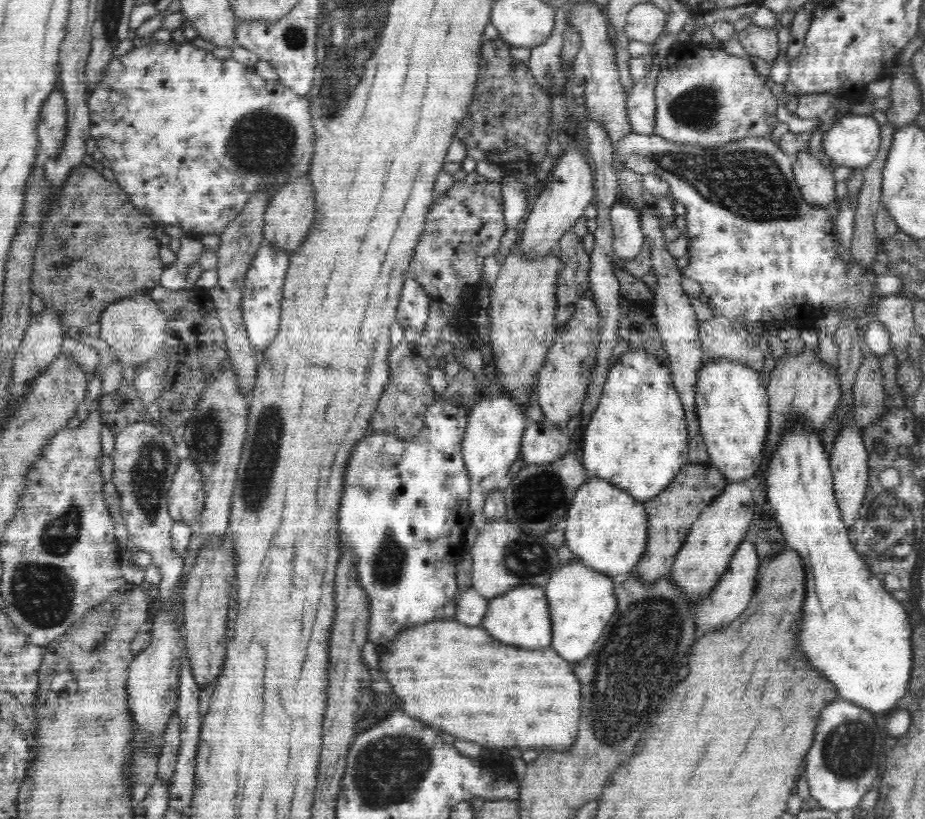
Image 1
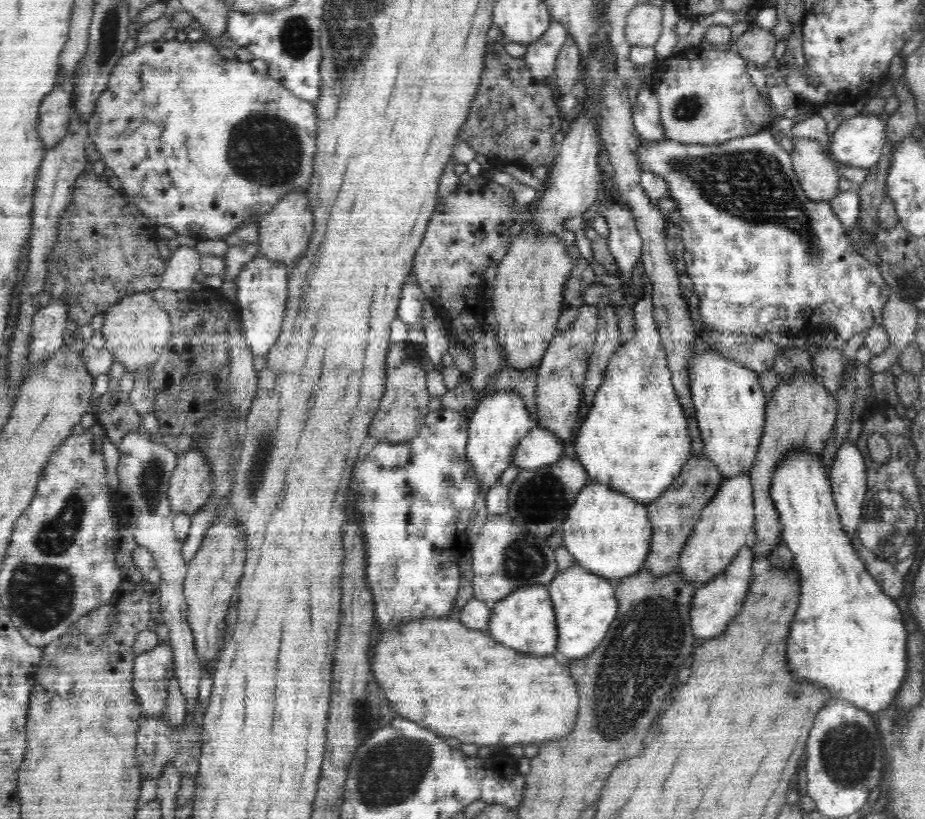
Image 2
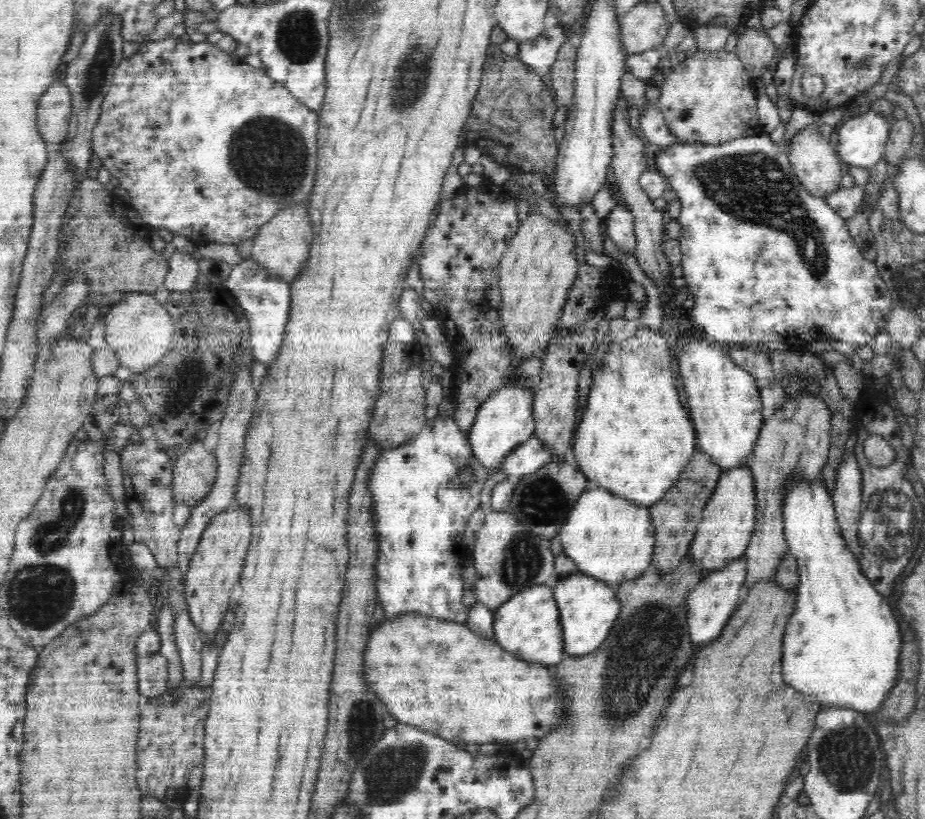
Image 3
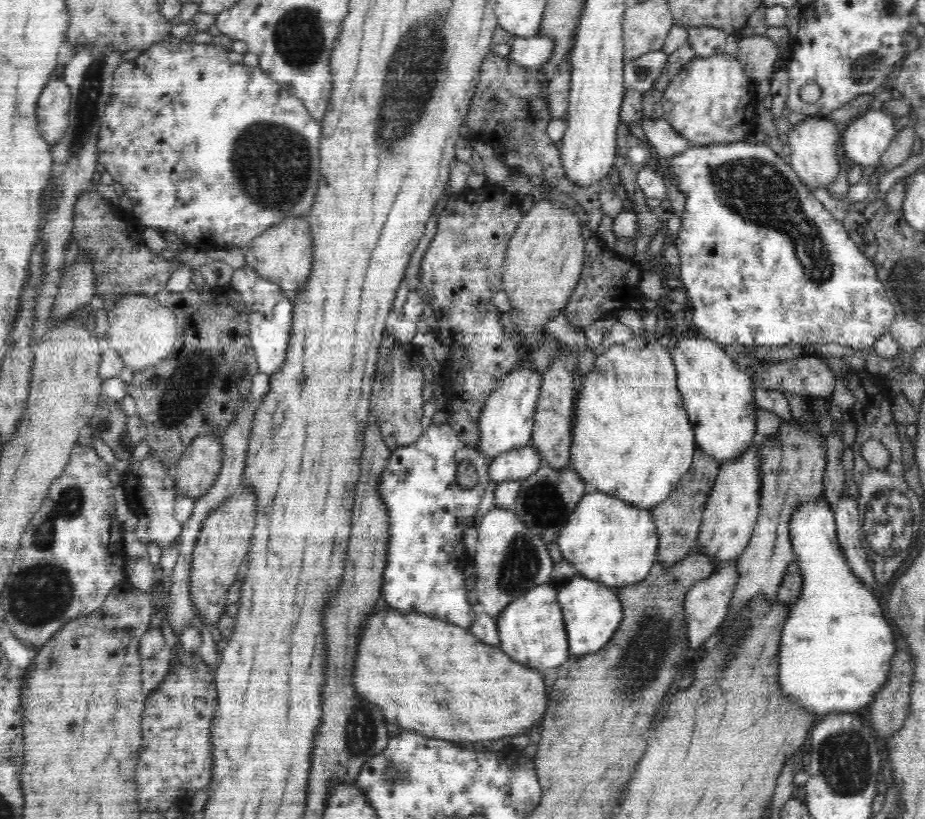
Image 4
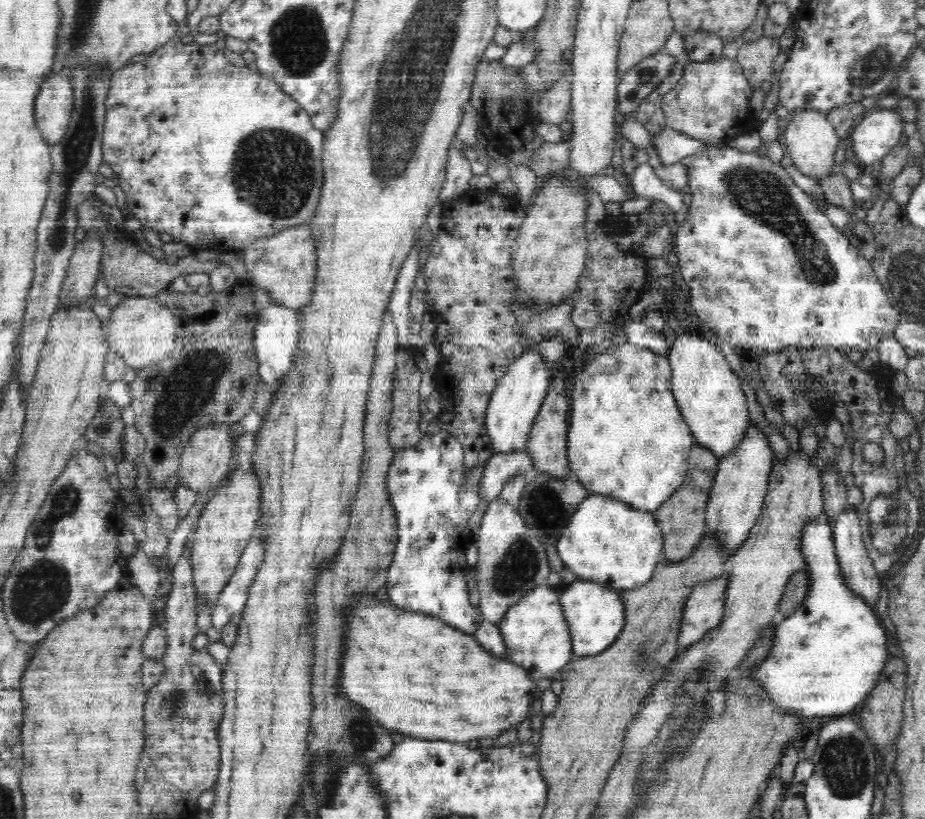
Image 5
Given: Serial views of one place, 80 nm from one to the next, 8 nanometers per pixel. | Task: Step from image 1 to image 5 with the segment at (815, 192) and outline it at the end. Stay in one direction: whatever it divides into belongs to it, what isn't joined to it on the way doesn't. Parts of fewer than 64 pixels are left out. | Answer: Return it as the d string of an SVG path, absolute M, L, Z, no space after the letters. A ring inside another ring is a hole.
M798 111L790 113L783 123L784 149L787 159L792 160L800 173L810 177L816 182L832 175L834 163L842 151L842 141L837 135L834 125L828 120L827 115L818 111Z

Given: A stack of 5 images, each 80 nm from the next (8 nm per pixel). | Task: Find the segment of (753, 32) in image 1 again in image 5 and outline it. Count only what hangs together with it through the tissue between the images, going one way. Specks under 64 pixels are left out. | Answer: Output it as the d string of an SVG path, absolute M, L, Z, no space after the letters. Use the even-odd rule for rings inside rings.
M762 36L754 42L739 43L735 59L742 65L743 73L753 90L761 87L765 80L771 78L772 60L778 56L779 52L779 39L774 37Z

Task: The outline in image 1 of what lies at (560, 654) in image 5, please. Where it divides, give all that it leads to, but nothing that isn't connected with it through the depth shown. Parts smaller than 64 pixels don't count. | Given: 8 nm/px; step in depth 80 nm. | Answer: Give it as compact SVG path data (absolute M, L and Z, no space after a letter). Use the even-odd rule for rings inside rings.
M516 586L490 599L482 620L482 628L502 644L526 650L552 647L550 607L546 600L545 586Z

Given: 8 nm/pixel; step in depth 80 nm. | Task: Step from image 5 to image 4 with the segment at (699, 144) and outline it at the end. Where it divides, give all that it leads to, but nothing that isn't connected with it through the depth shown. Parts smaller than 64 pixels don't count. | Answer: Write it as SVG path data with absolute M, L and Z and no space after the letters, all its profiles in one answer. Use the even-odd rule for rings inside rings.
M663 118L656 120L642 119L643 128L648 144L653 148L653 156L667 158L668 155L679 154L686 147L693 146L690 141L680 136Z

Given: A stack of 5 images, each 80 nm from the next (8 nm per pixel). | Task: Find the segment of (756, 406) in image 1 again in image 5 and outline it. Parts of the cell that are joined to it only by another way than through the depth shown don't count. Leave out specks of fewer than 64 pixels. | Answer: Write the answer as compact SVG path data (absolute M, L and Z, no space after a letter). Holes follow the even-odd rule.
M706 335L680 336L667 356L672 373L672 390L677 407L689 426L695 442L720 457L728 456L742 441L749 428L746 395L741 389L741 378L730 368L718 346Z

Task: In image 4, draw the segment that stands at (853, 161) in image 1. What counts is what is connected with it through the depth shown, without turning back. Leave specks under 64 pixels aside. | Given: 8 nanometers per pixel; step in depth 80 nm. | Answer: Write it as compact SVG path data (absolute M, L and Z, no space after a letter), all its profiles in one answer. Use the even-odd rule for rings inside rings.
M868 110L860 120L856 120L845 129L848 132L848 158L869 169L872 168L872 164L879 165L881 154L890 146L897 132L894 115L883 110Z

